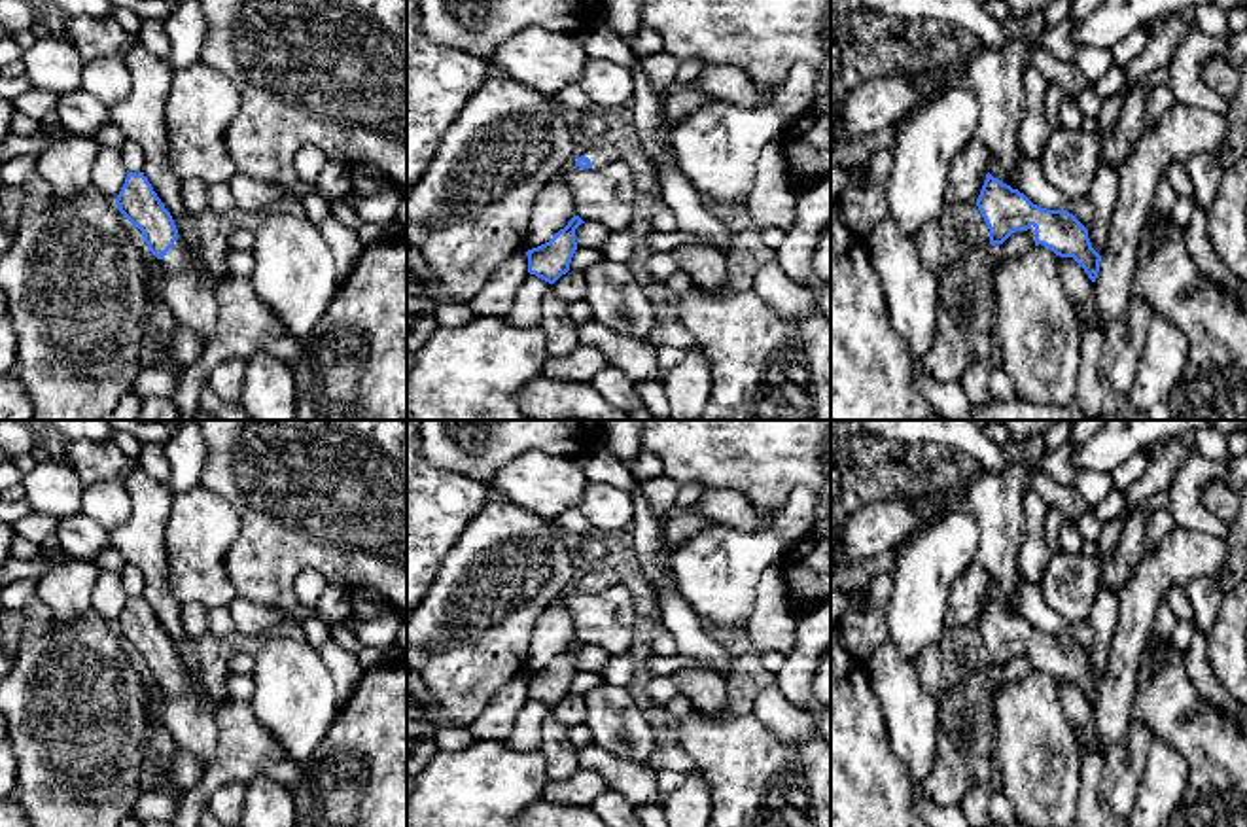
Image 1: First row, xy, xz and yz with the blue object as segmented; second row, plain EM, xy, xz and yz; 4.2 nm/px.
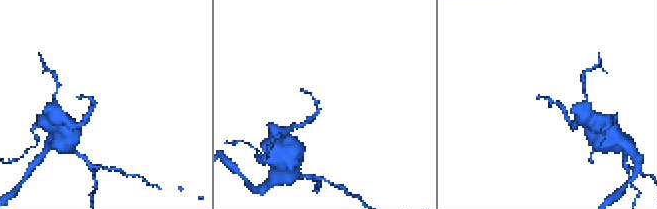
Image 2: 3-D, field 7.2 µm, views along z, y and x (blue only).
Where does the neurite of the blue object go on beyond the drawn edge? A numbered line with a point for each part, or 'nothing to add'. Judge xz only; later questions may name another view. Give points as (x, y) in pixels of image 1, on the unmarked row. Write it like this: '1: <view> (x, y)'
1: xz (598, 580)

